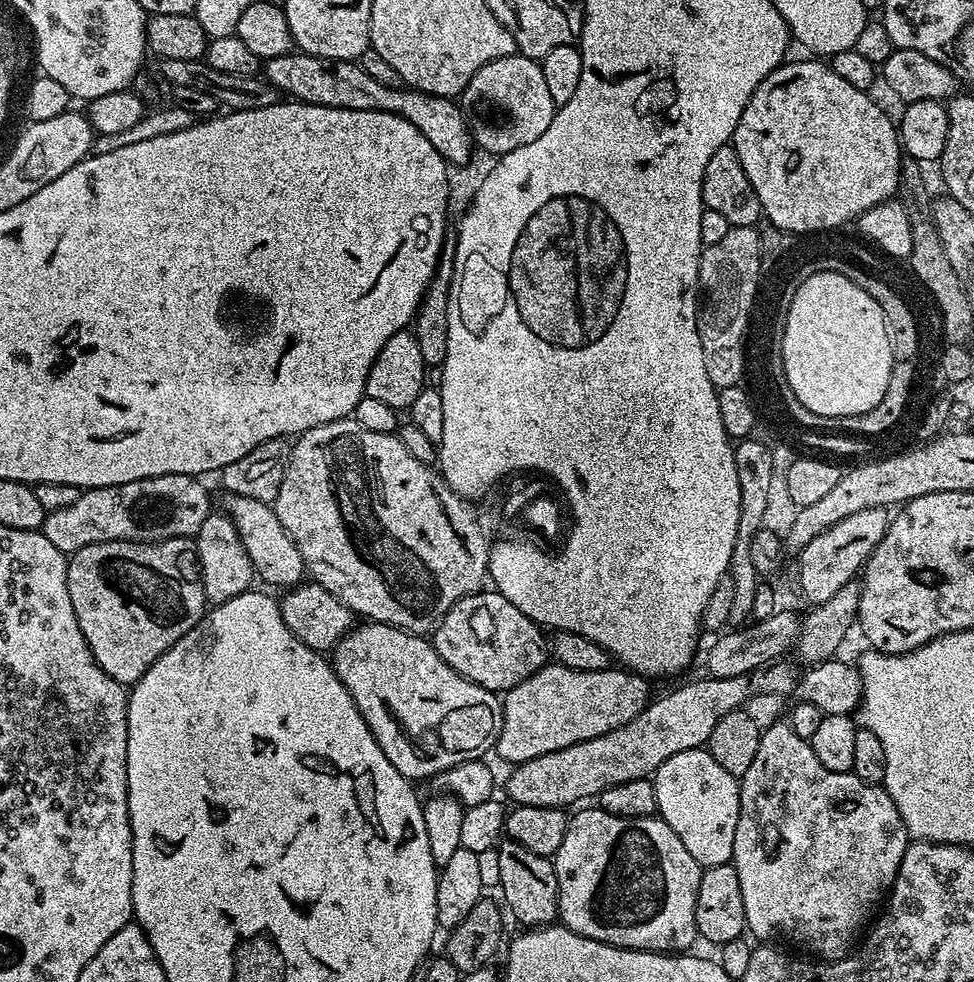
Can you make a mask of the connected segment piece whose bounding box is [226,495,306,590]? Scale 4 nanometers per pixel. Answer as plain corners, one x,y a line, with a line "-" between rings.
229,495
226,511
228,517
240,535
242,546
246,546
246,554
252,559
252,570
268,584
277,584
280,590
287,590
303,581
306,569
302,562
302,554
298,554
298,546
286,534
282,522
278,522
278,514
273,505
266,502
257,502
255,498
242,498

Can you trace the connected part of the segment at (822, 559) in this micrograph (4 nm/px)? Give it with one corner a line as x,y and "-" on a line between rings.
887,508
858,510
858,514
850,514
850,518
842,518
842,522
818,534
818,538
814,538
810,546
803,548
798,557
798,579
803,599
807,603
809,600
809,605
812,606
824,604
826,598
834,598
834,594
838,594
838,590
842,590
846,582
857,579
868,557
886,534
889,523
890,512

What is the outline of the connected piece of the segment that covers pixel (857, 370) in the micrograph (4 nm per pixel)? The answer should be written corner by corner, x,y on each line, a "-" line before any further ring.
830,271
810,276
794,294
786,318
781,354
790,390
807,410
820,416
862,414
878,406
886,393
894,365
887,338
887,322
877,302
850,278

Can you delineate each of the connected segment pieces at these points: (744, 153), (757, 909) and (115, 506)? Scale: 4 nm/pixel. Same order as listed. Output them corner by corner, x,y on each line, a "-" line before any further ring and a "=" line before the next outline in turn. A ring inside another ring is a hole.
804,58
797,64
785,62
779,68
775,68
766,79
754,90
750,102
746,102
746,110
742,110
742,118
738,118
738,126
731,138
732,149
738,154
738,162
742,162
742,170
746,170
746,178
750,178
750,186
754,186
754,194
758,194
761,213
766,220
776,228
784,232
816,233
829,230
840,230
843,224
859,221
863,212
878,206
882,202
893,199
897,195
900,186
900,159
902,149
897,125
871,100
868,92
858,90
838,78
834,70
827,63
816,58
=
787,722
761,731
758,754
739,781
740,813
731,863
738,870
738,882
742,882
747,931
753,932
760,942
789,940
801,944
813,952
808,954
824,962
844,959
873,919
876,903
885,899
886,889
908,849
910,833
902,822
902,814
898,814
898,806
894,806
883,786
862,782
852,772
826,770
818,762
811,743
798,738
=
166,474
151,476
145,480
122,482
118,486
102,486
101,488
85,488
80,497
70,506
62,506
62,510
54,510
44,517
42,531
50,543
58,546
65,554
82,550
82,546
90,546
98,542
114,542
115,540
133,540
150,544
153,540
169,540
179,536
195,537
196,532
206,522
210,505
208,492
204,489
203,479
186,474

